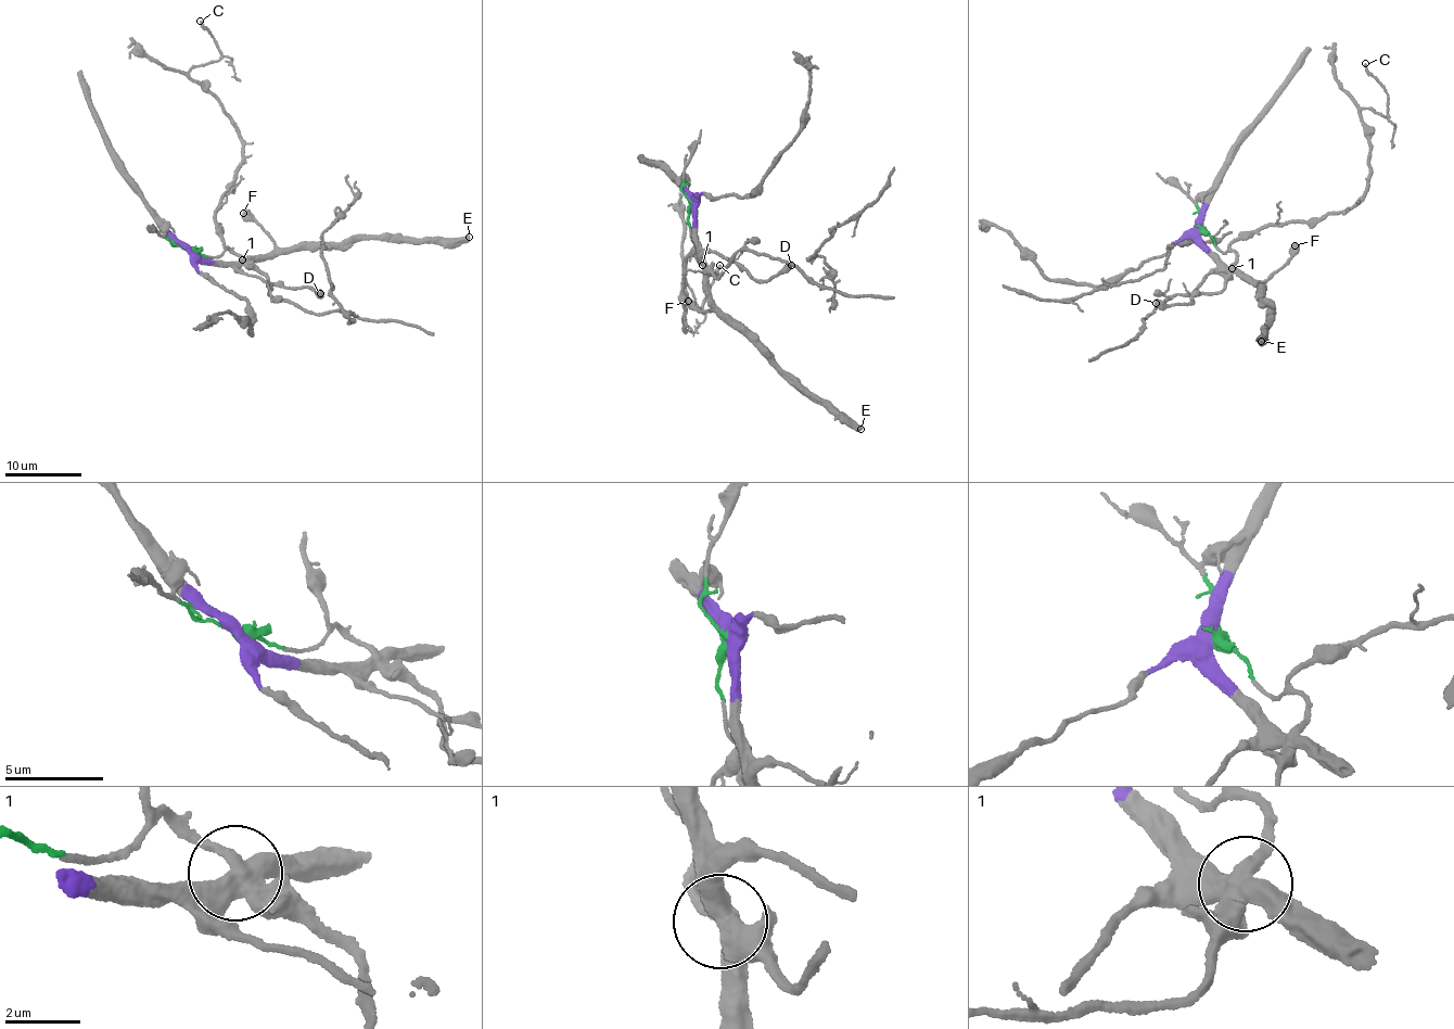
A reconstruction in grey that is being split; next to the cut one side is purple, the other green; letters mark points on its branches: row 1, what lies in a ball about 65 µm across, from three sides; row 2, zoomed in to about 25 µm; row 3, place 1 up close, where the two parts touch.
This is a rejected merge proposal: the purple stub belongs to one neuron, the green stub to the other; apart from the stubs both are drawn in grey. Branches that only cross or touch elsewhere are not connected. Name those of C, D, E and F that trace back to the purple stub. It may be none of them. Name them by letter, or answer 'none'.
D, E, F

